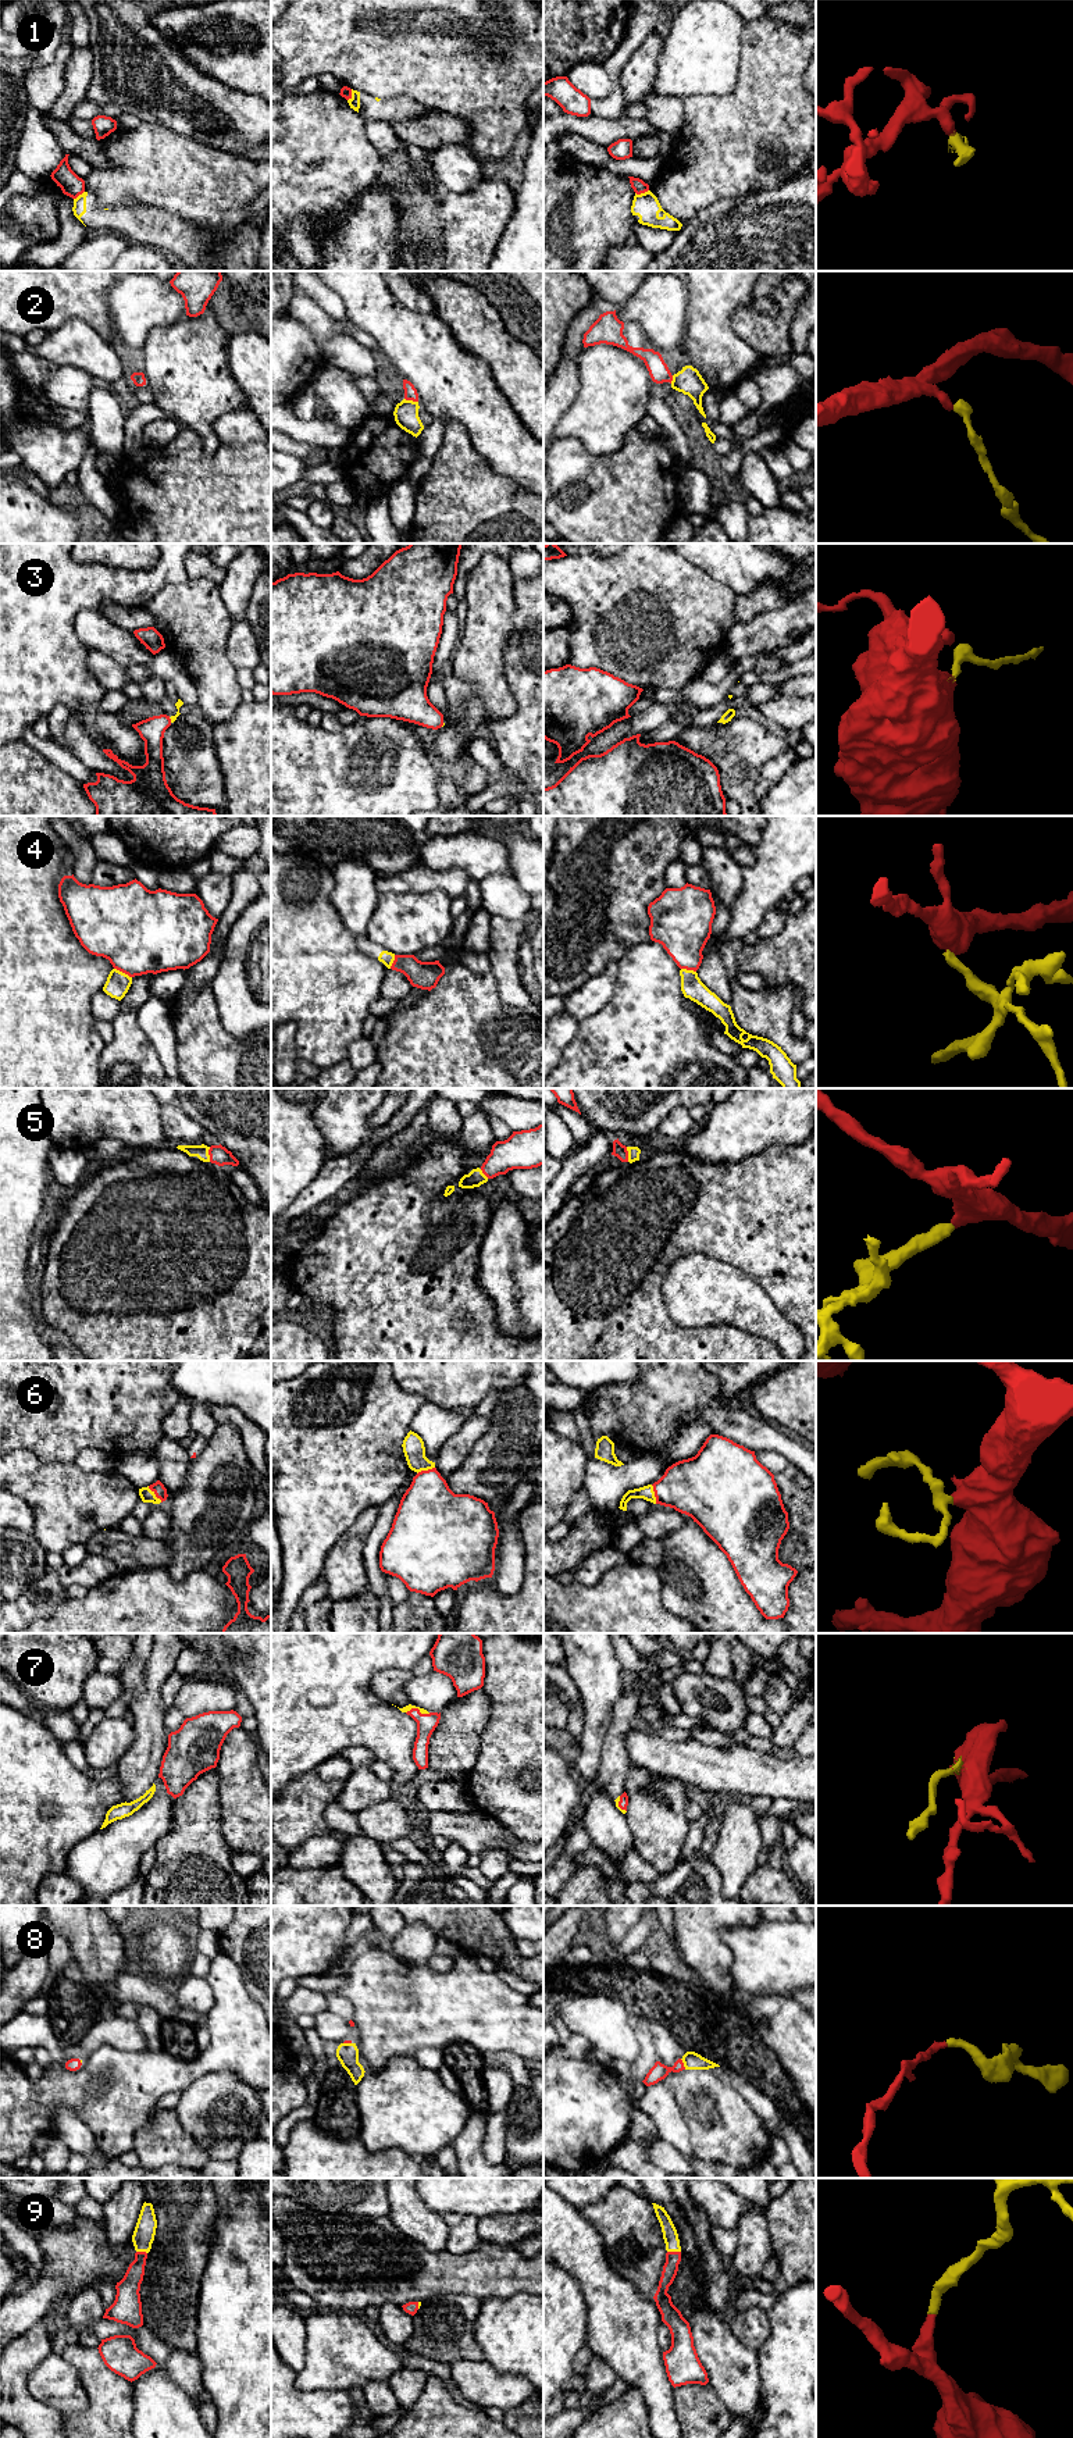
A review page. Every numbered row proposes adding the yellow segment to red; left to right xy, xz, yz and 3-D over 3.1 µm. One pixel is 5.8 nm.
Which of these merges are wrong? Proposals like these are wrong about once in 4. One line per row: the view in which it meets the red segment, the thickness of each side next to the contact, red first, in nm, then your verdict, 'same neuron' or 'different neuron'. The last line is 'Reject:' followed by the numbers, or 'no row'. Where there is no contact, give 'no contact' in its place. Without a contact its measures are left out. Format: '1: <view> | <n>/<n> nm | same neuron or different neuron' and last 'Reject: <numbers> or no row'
1: yz | 80/150 nm | different neuron
2: xz | 80/140 nm | same neuron
3: xy | 150/40 nm | same neuron
4: xy | 480/140 nm | different neuron
5: xy | 110/80 nm | same neuron
6: xy | 70/80 nm | same neuron
7: xz | 110/40 nm | same neuron
8: yz | 100/100 nm | same neuron
9: yz | 90/90 nm | same neuron
Reject: 1, 4

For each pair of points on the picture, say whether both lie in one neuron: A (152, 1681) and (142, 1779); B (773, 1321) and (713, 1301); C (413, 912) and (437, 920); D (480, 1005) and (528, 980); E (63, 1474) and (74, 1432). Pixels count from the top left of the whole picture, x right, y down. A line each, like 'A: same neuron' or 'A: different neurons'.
A: same neuron
B: same neuron
C: same neuron
D: different neurons
E: different neurons

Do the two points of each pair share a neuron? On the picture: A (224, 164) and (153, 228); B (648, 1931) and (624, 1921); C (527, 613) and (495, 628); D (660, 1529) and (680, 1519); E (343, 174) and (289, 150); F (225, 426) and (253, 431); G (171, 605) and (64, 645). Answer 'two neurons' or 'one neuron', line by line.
A: two neurons
B: two neurons
C: two neurons
D: one neuron
E: one neuron
F: one neuron
G: two neurons

